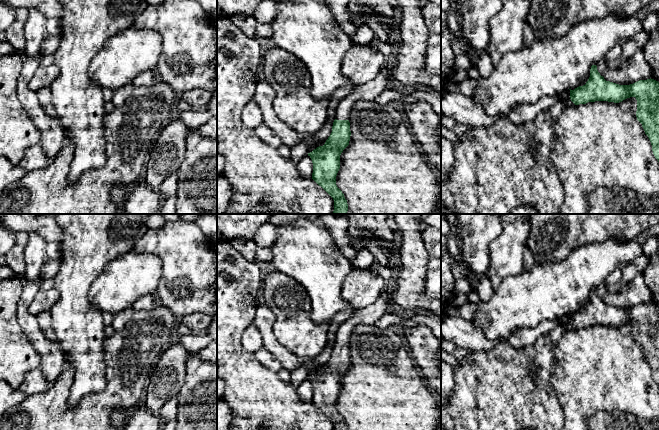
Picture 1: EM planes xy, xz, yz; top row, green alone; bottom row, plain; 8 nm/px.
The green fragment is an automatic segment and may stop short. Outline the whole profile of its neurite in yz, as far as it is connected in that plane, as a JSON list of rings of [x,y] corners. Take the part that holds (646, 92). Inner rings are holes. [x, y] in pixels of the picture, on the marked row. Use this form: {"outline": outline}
{"outline": [[[596,65],[590,69],[590,77],[585,85],[570,93],[565,93],[559,102],[568,102],[569,106],[595,101],[619,103],[635,97],[637,100],[637,120],[642,124],[648,136],[652,151],[659,162],[659,82],[654,79],[639,80],[630,85],[619,85],[606,81],[597,70]]]}

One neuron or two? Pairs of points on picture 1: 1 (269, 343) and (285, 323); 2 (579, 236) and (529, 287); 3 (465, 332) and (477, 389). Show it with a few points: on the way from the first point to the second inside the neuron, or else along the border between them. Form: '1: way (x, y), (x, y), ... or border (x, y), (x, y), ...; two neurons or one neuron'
1: border (273, 313), (273, 333), (292, 352); two neurons
2: border (575, 248), (559, 261), (548, 261), (535, 265); two neurons
3: border (493, 347), (487, 350), (470, 352); two neurons

